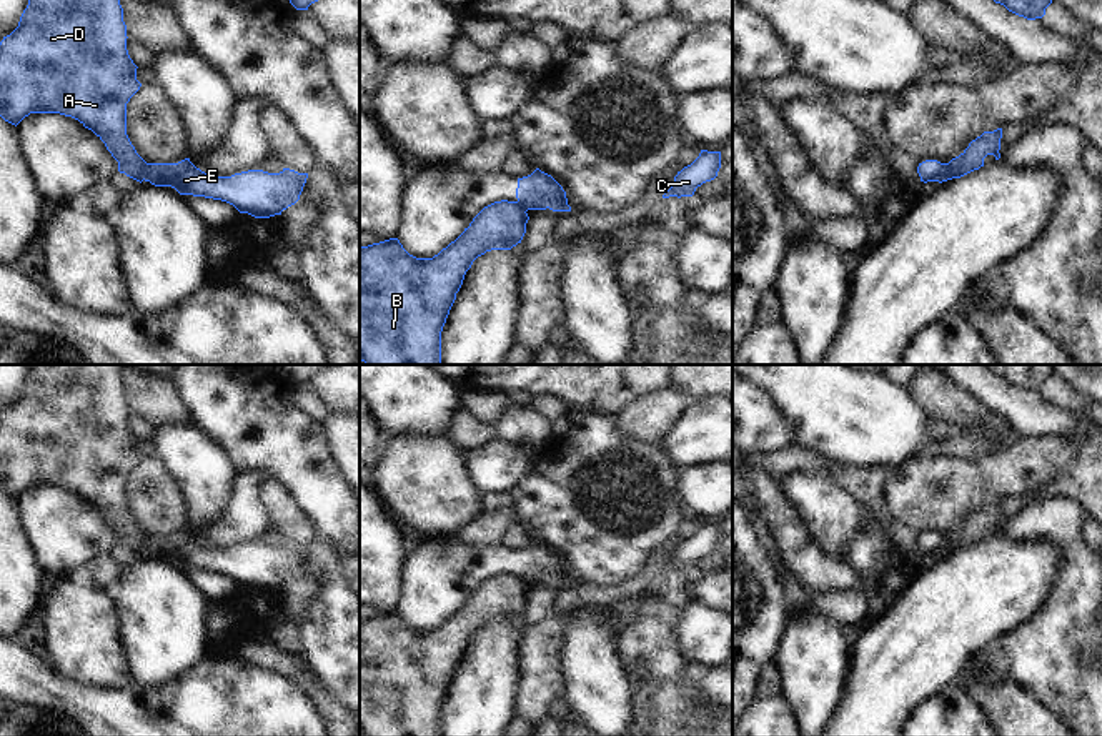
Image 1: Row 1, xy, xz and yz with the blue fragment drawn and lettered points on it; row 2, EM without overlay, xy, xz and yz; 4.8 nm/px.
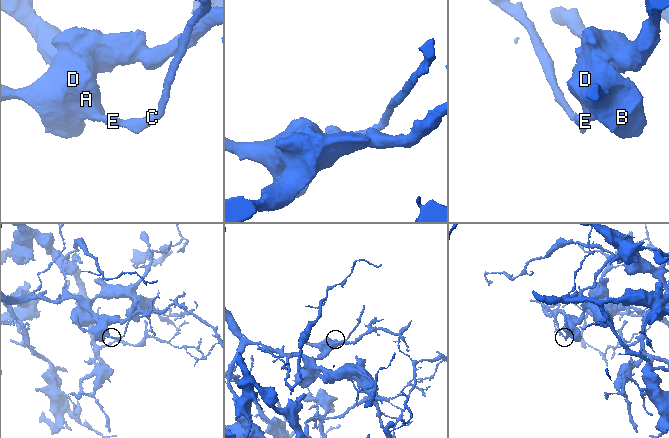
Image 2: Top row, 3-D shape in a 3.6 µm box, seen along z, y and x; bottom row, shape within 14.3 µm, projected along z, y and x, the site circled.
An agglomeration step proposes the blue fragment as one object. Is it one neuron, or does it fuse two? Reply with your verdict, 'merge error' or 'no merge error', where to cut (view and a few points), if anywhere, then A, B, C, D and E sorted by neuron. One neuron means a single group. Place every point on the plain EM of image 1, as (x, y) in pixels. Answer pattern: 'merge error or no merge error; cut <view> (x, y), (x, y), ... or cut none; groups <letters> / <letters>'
merge error; cut xy (147, 537), (142, 552); groups A B D / C E

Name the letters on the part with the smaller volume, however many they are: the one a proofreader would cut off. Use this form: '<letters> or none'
C, E

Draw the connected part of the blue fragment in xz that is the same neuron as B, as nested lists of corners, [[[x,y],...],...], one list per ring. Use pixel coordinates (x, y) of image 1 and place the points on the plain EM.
[[[518,574],[484,579],[468,601],[433,631],[410,628],[398,611],[360,621],[360,733],[365,736],[441,736],[441,704],[473,634],[491,623],[511,623],[521,616],[529,589]]]

